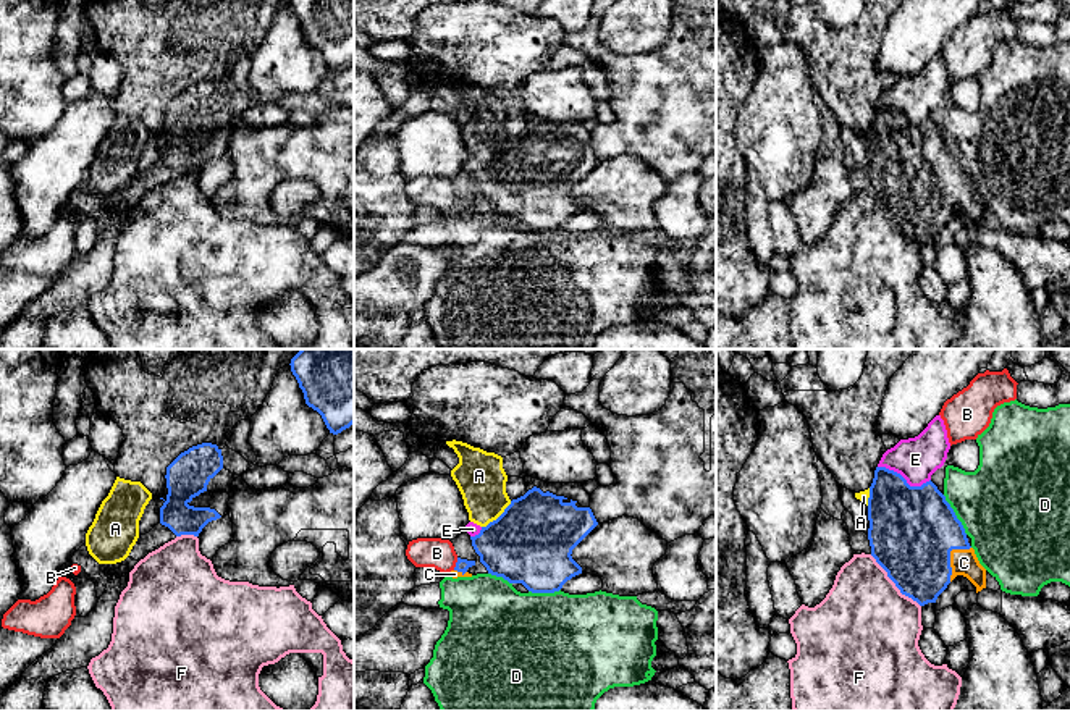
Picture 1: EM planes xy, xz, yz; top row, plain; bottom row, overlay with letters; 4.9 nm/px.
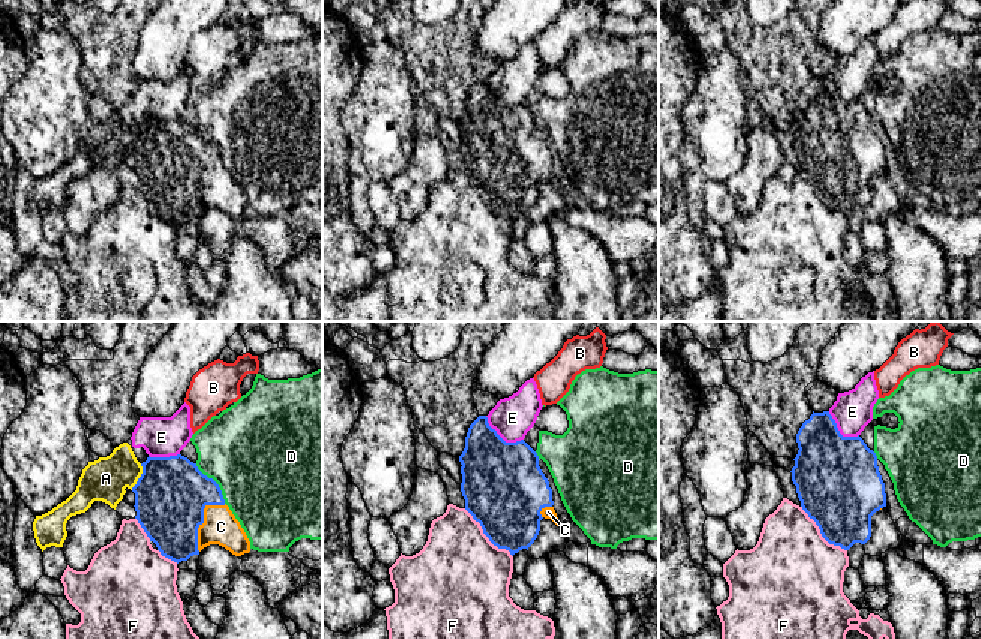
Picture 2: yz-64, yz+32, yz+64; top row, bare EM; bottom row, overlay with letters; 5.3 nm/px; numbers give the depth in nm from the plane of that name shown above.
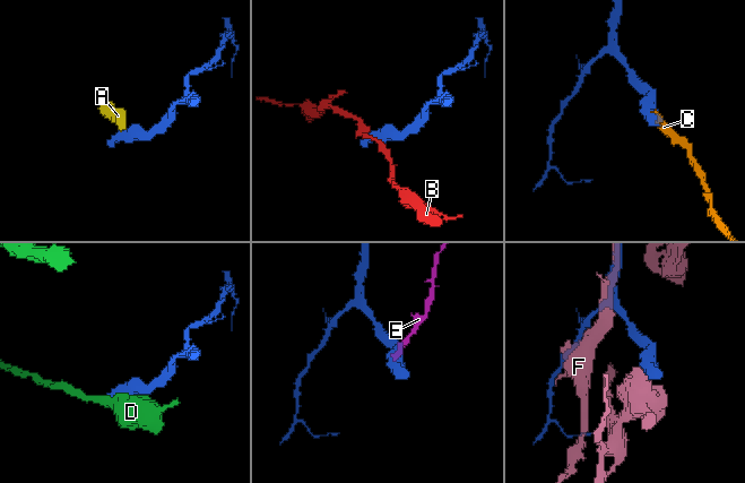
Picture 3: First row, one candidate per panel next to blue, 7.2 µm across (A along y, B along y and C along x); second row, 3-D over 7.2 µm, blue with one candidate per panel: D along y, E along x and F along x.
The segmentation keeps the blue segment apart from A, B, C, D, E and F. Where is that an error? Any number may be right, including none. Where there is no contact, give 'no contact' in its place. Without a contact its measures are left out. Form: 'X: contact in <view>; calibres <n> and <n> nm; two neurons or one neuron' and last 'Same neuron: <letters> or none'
A: contact in xz; calibres 420 and 240 nm; two neurons
B: contact in xz; calibres 60 and 150 nm; two neurons
C: contact in yz; calibres 440 and 130 nm; one neuron
D: contact in yz; calibres 440 and 440 nm; two neurons
E: contact in yz; calibres 420 and 220 nm; two neurons
F: contact in yz; calibres 420 and 460 nm; two neurons
Same neuron: C

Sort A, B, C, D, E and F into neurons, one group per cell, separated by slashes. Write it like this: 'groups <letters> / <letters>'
groups A E / B / C / D / F

